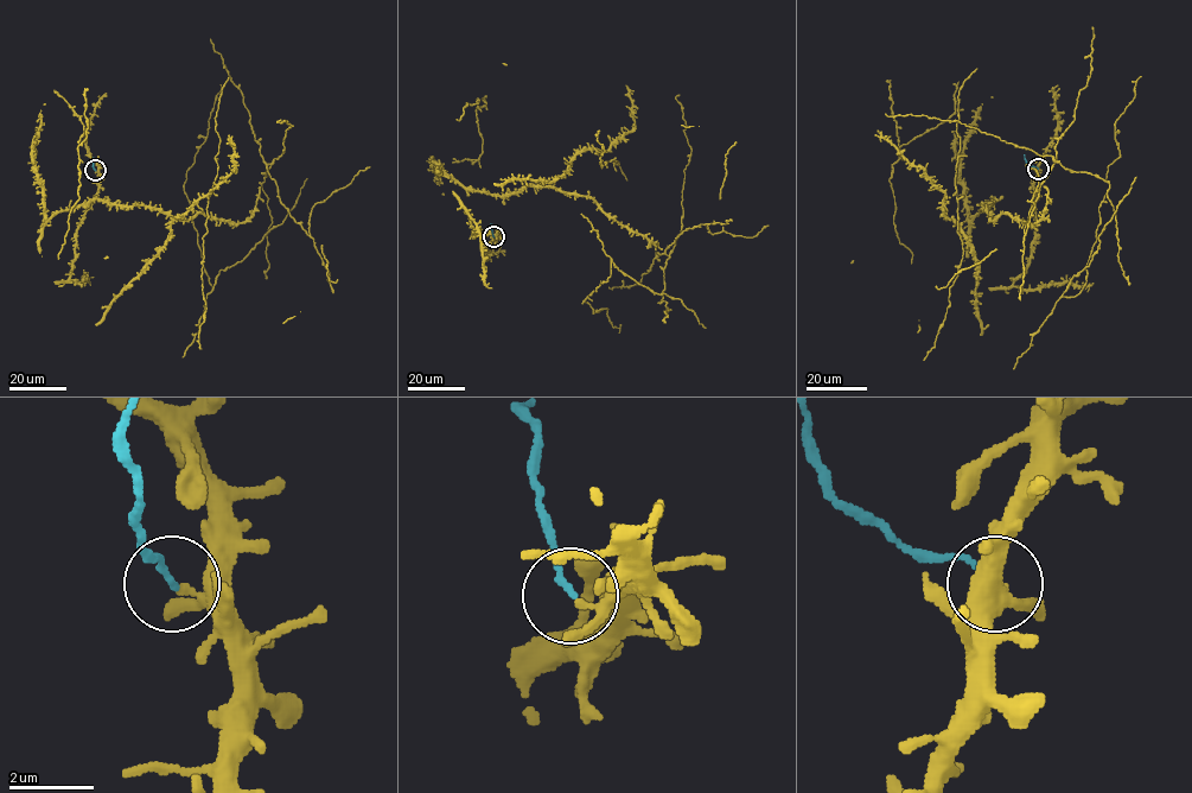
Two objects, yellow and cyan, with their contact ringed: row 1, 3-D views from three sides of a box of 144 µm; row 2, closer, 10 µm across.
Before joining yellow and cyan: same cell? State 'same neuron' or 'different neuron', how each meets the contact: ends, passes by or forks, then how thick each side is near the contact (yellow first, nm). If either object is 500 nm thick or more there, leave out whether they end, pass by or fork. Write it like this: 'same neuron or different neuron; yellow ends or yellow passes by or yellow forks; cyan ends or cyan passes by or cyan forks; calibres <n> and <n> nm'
different neuron; yellow passes by; cyan ends; calibres 190 and 140 nm

